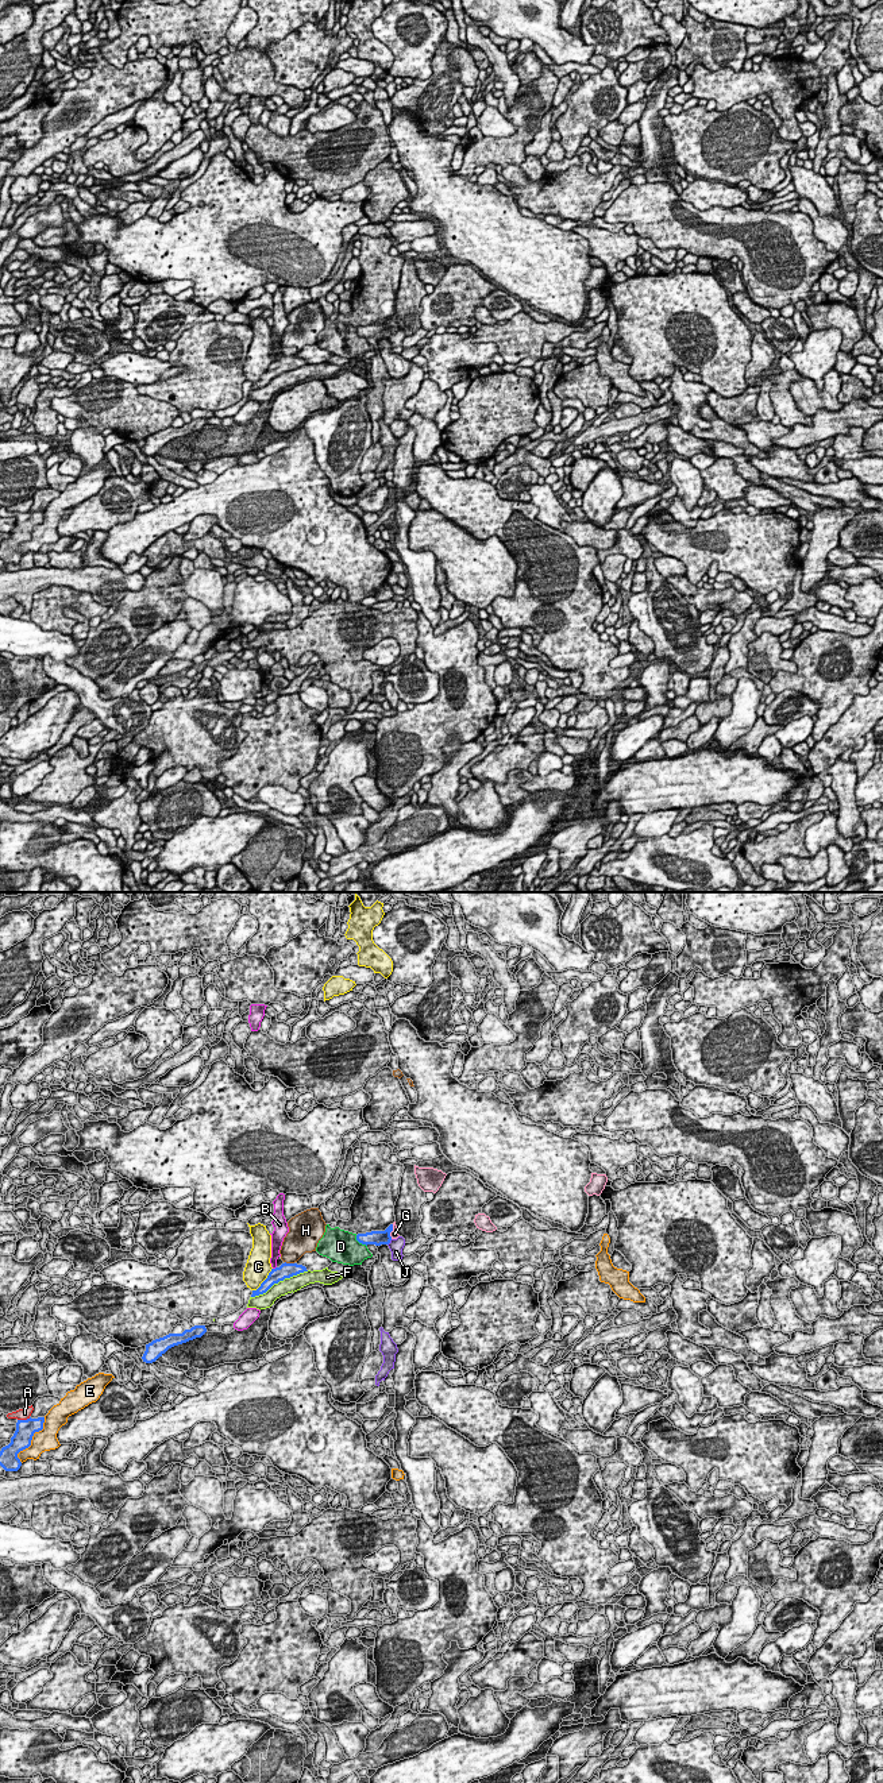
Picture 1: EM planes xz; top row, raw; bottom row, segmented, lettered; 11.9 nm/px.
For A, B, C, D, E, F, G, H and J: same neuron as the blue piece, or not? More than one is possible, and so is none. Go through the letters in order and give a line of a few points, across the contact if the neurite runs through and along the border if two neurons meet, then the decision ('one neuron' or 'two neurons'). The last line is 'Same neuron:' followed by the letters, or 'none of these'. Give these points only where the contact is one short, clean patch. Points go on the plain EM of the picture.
A: two neurons
B: two neurons
C: xz (272, 361), (268, 370), (253, 383) | two neurons
D: two neurons
E: two neurons
F: two neurons
G: xz (377, 331), (384, 331), (392, 323), (394, 327) | one neuron
H: two neurons
J: xz (392, 332), (388, 338) | two neurons
Same neuron: G

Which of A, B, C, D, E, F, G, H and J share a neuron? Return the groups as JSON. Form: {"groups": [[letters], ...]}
{"groups": [["A"], ["B"], ["C"], ["D"], ["E"], ["F"], ["G"], ["H"], ["J"]]}

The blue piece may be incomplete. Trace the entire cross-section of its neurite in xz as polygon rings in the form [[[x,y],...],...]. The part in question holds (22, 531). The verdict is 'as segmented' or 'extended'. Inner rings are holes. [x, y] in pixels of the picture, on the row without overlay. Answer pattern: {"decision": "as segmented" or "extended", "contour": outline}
{"decision": "as segmented", "contour": [[[45,510],[18,513],[11,536],[0,544],[0,559],[5,564],[18,564],[22,559],[18,547],[31,539],[35,525],[43,522]]]}

